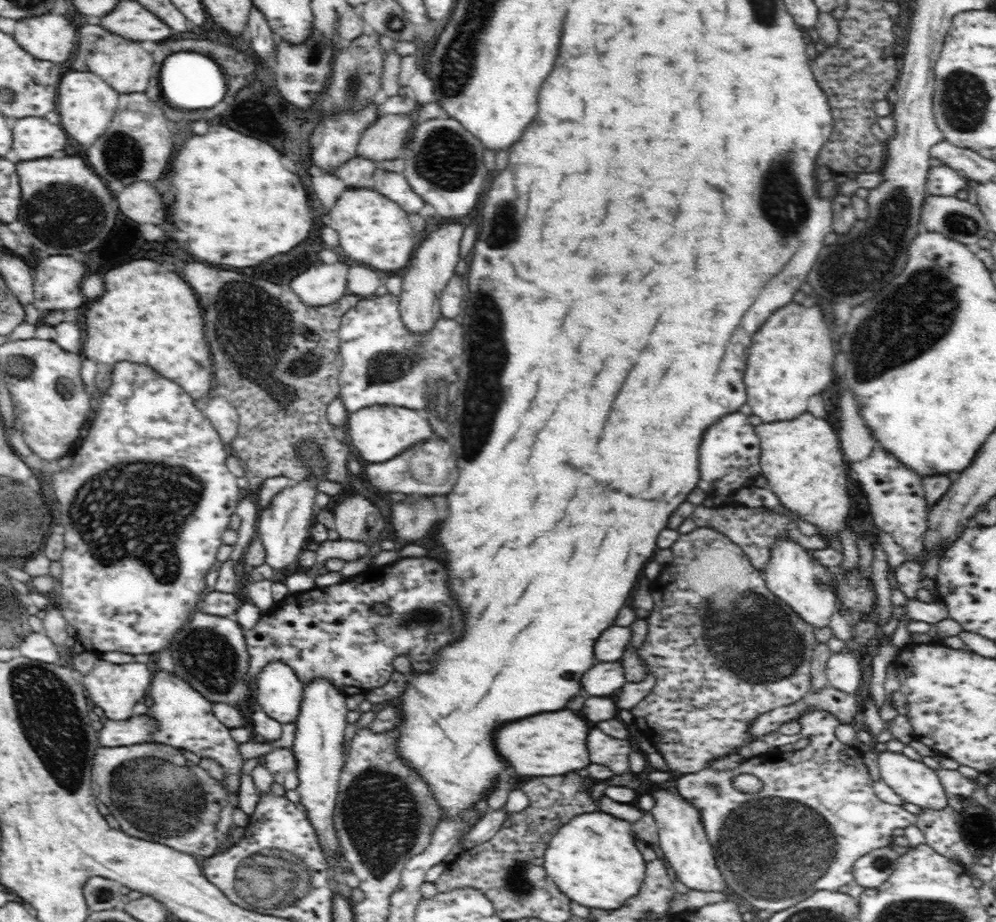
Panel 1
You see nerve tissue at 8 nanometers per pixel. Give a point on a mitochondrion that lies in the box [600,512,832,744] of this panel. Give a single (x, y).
(773, 648)

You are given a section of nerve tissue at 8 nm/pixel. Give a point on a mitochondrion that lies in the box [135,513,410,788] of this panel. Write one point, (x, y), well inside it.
(207, 658)

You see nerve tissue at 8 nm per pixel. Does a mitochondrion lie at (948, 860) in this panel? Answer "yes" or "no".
no

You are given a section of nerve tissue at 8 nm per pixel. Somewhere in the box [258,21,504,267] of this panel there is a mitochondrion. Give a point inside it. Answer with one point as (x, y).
(445, 159)

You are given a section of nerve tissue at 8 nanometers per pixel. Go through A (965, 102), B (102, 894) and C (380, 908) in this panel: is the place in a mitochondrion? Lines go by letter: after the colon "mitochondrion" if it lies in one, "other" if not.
A: mitochondrion
B: mitochondrion
C: other

